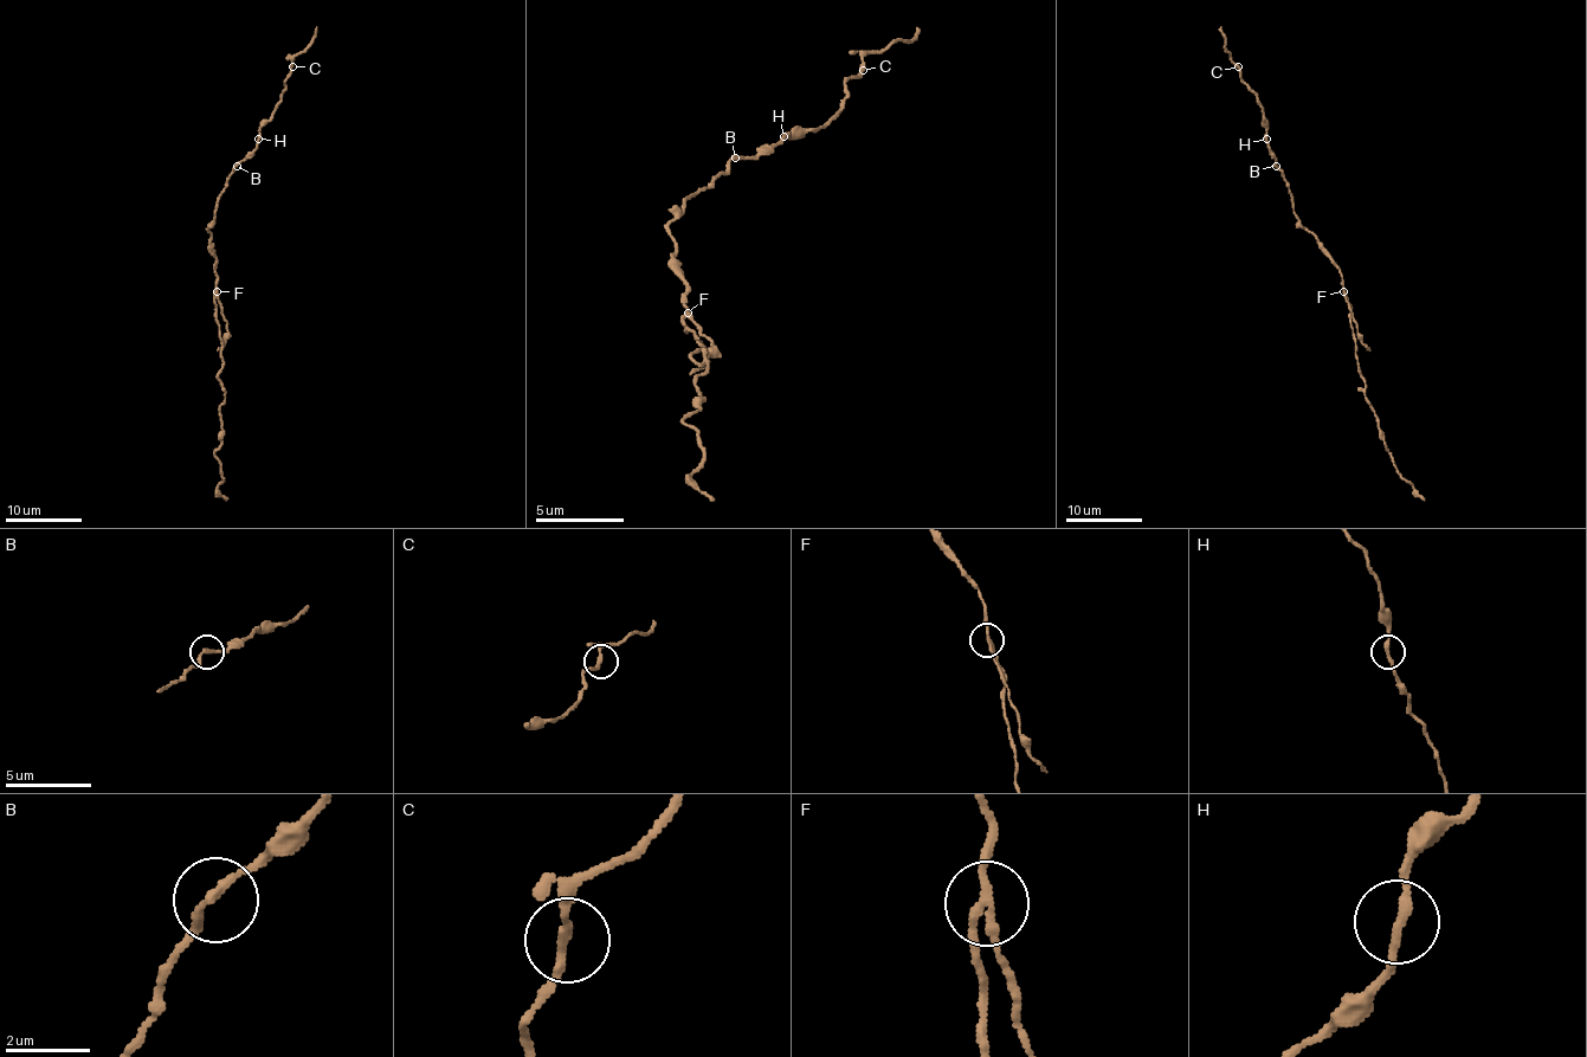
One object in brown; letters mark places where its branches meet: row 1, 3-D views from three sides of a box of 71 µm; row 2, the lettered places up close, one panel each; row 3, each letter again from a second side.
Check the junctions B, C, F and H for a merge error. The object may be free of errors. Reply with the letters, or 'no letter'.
F

